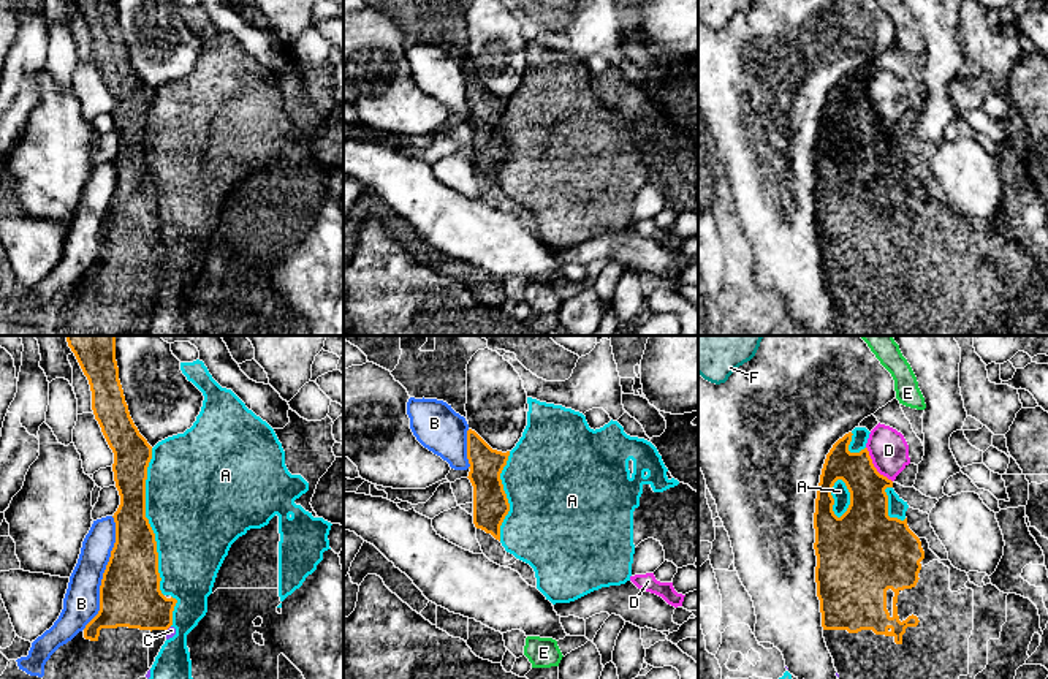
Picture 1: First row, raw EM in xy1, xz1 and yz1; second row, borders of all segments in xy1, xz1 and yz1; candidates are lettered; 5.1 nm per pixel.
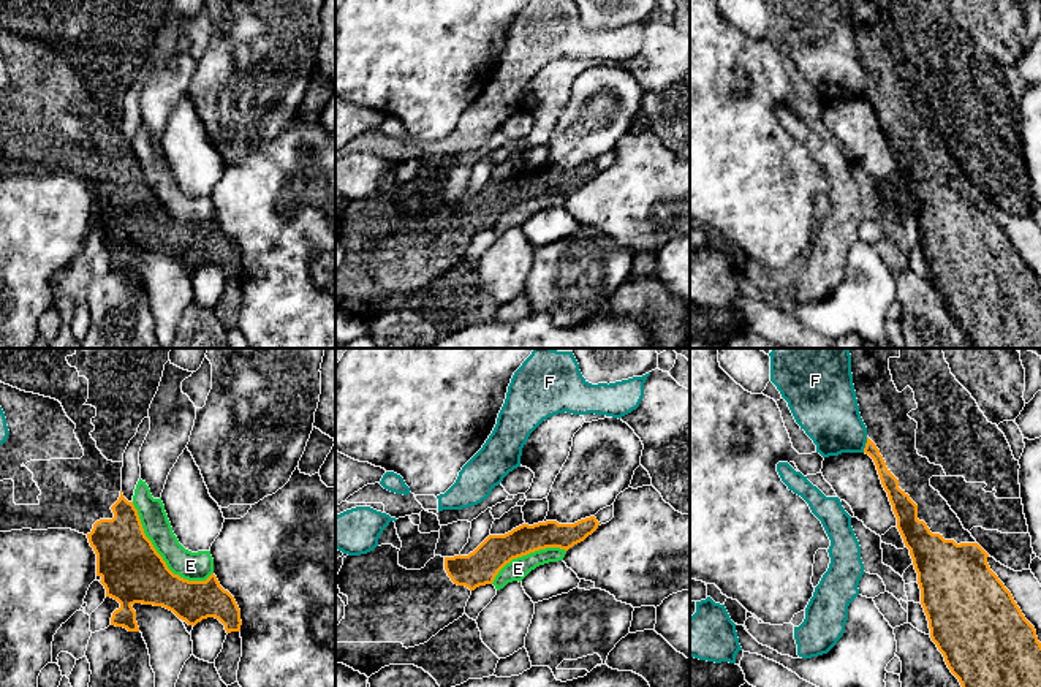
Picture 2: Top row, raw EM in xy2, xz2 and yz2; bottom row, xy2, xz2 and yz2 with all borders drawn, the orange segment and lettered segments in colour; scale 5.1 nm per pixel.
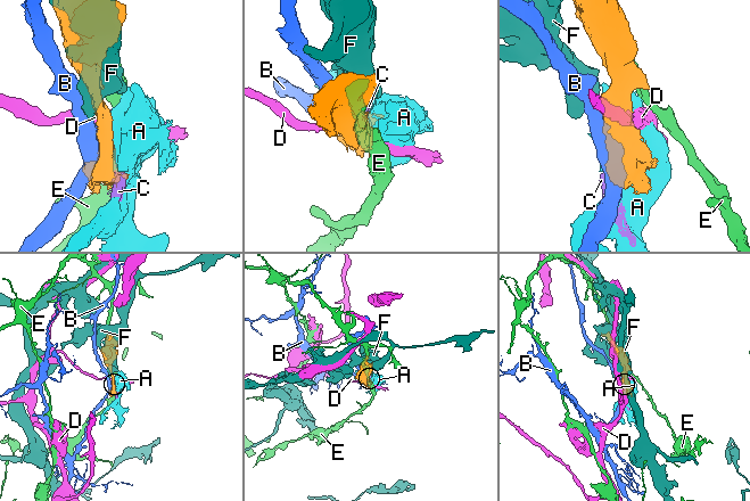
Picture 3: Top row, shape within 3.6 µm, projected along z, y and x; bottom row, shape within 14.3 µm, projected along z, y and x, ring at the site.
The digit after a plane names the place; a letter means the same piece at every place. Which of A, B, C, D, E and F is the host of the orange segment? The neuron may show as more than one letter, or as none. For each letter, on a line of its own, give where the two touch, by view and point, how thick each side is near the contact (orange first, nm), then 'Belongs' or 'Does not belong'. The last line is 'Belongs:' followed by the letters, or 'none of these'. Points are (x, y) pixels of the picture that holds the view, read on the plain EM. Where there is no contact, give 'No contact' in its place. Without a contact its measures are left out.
A: Touches orange at xy1 (148, 168). Thickness 260 nm (orange) against 480 nm. Does not belong
B: Touches orange at xy1 (103, 219). Thickness 320 nm (orange) against 190 nm. Does not belong
C: Touches orange at xy1 (168, 273). Thickness 320 nm (orange) against 50 nm. Does not belong
D: Touches orange at yz1 (873, 111). Thickness 200 nm (orange) against 200 nm. Does not belong
E: Touches orange at xy2 (162, 203). Thickness 320 nm (orange) against 140 nm. Does not belong
F: Touches orange at yz2 (866, 91). Thickness 80 nm (orange) against 300 nm. Does not belong
Belongs: none of these

